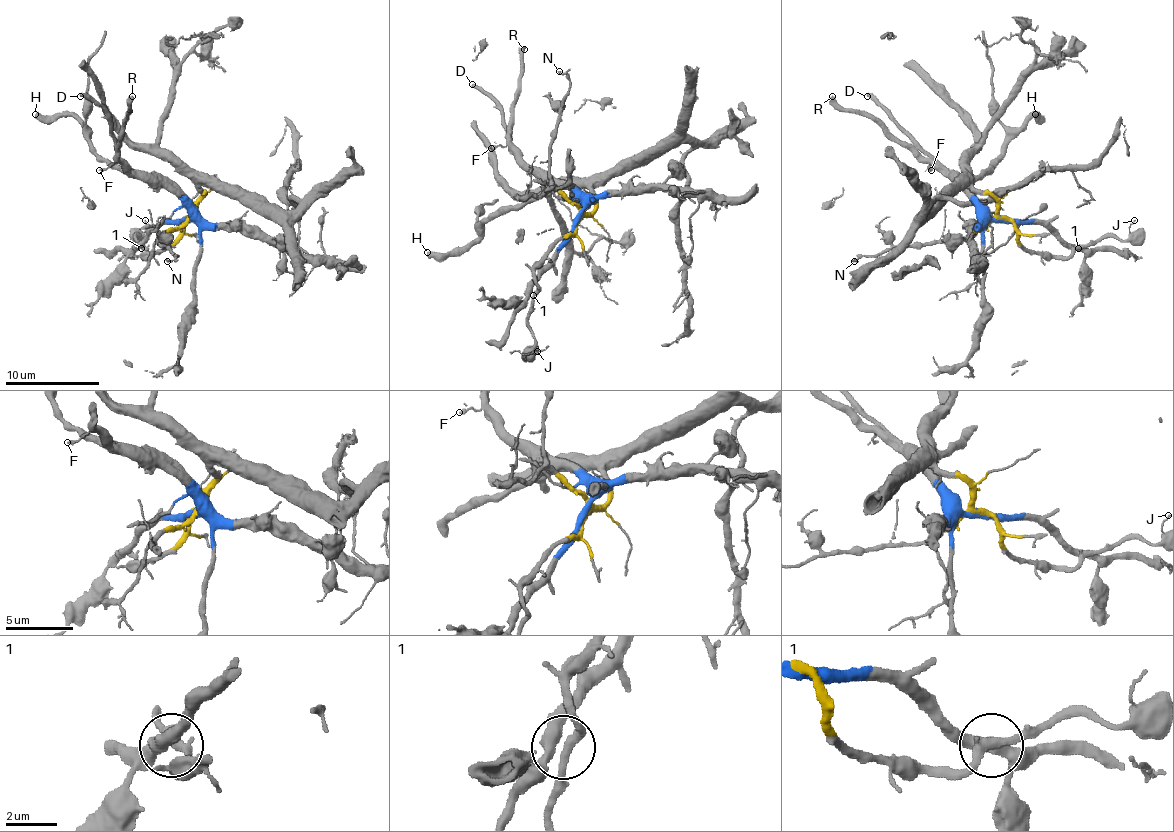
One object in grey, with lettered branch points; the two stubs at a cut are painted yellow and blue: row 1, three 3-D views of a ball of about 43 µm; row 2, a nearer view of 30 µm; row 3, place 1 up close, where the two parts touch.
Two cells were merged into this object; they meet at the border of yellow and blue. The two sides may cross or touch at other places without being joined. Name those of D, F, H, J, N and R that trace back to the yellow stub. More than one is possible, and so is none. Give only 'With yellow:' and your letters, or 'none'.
With yellow: J, N

